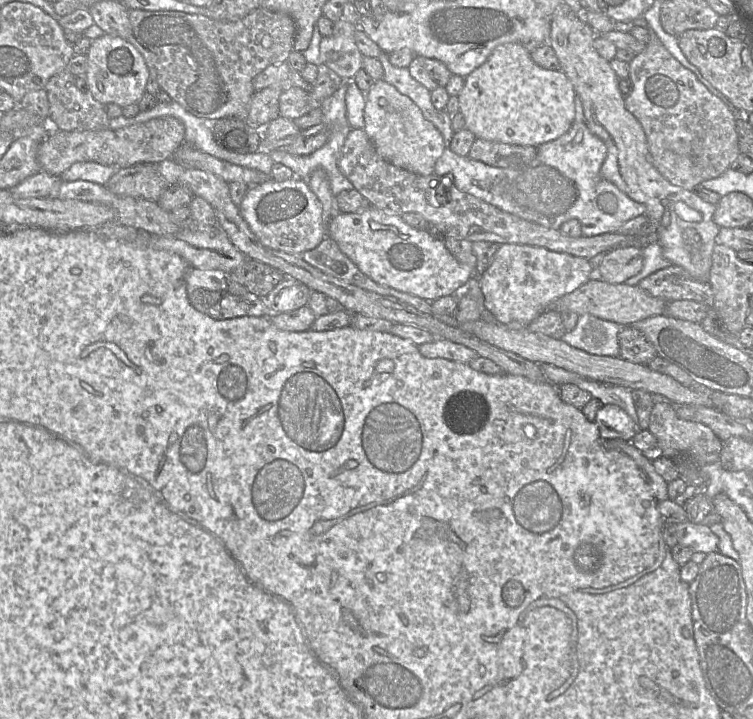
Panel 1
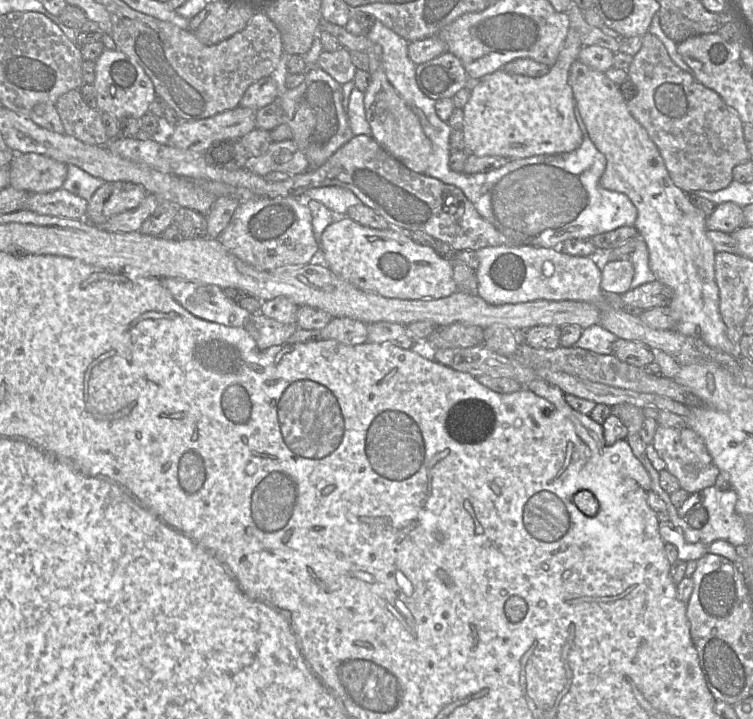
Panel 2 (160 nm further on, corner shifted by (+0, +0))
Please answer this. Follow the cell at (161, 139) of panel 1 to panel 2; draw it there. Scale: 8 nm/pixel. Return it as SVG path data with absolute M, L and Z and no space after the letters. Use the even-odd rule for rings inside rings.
M41 154L15 155L10 162L9 186L30 194L52 192L63 186L67 167Z

